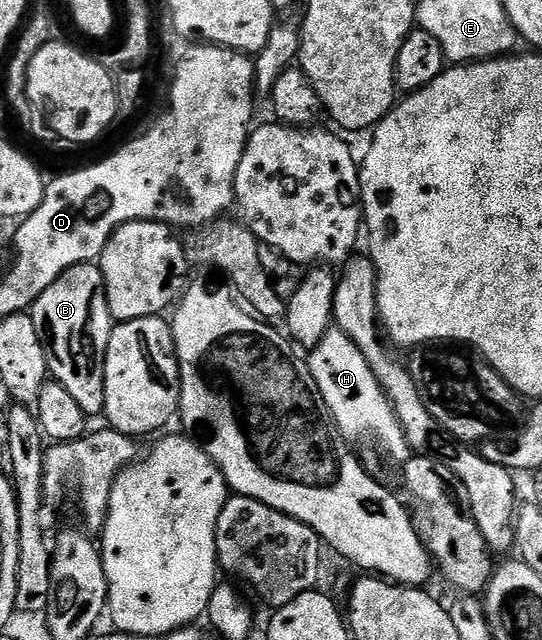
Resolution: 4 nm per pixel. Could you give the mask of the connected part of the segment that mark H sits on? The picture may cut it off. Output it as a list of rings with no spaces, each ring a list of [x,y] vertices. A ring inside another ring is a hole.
[[[330,329],[326,337],[311,348],[309,355],[312,356],[307,356],[308,368],[341,435],[352,445],[356,445],[359,439],[373,439],[396,465],[403,465],[410,458],[404,430],[392,412],[392,402],[384,395],[374,373],[370,373],[366,357],[358,353],[358,345],[354,345],[346,333]]]

